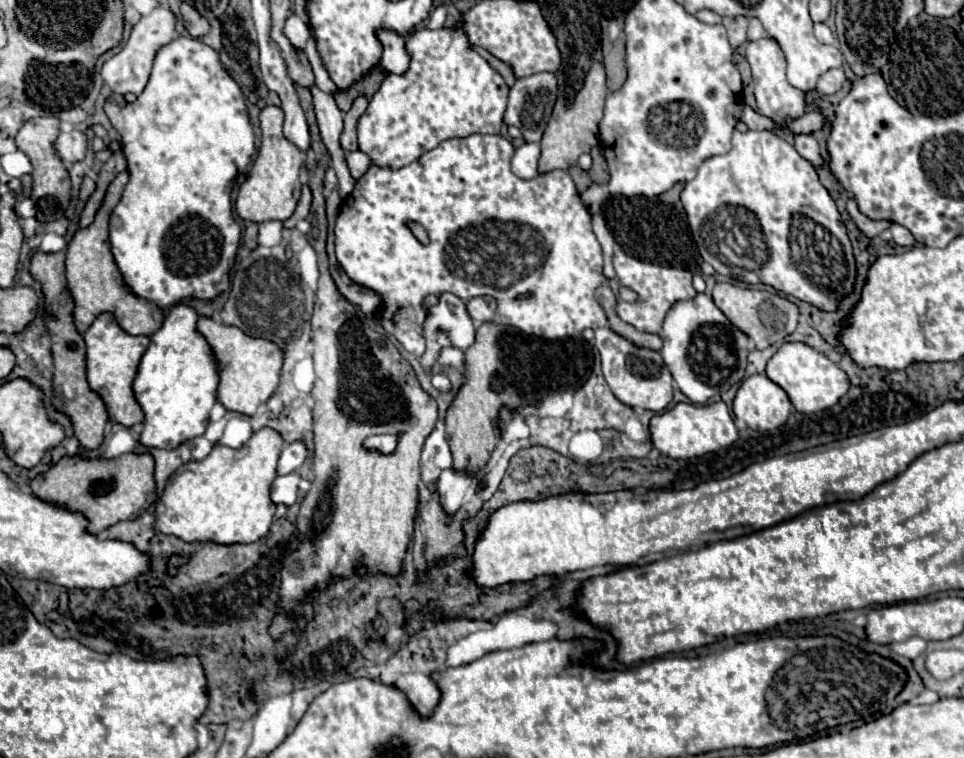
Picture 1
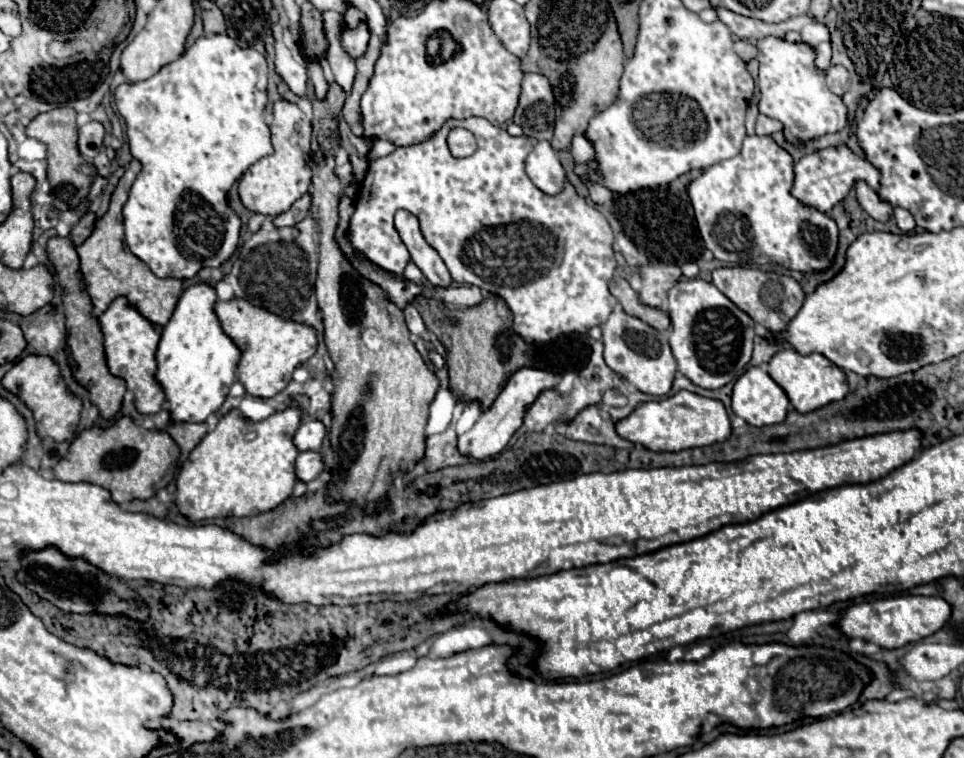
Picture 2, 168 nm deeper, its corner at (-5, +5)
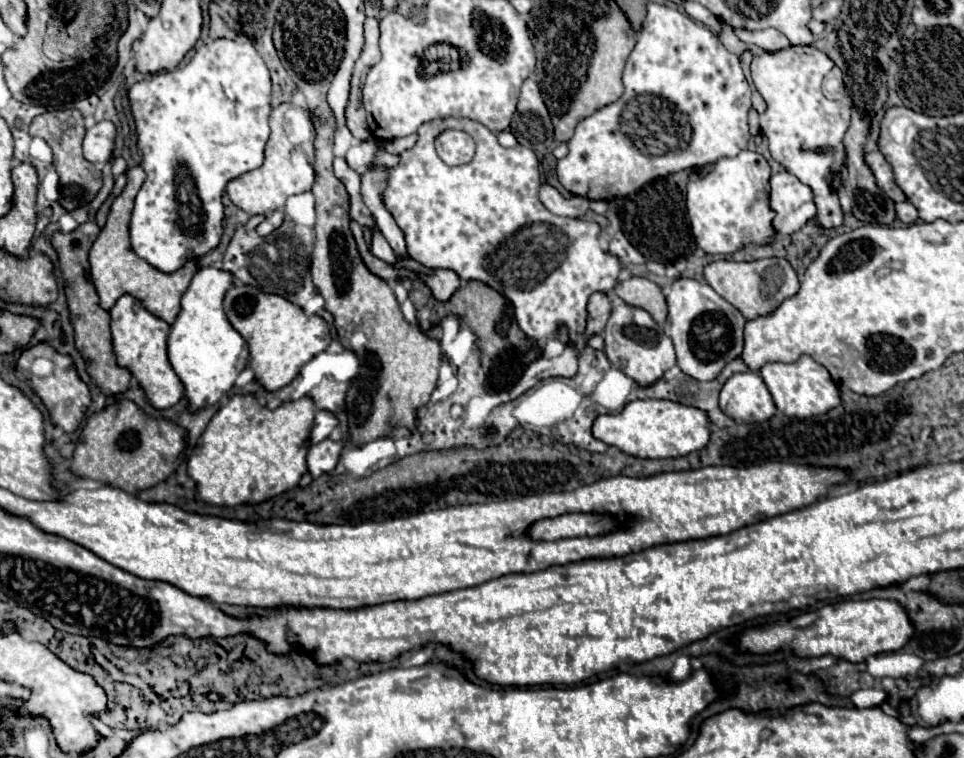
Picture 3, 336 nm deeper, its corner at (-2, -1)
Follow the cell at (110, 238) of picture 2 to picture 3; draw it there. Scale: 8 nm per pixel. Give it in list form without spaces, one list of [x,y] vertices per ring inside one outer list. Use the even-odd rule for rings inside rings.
[[[133,166],[127,170],[127,186],[113,200],[109,216],[107,216],[107,224],[91,246],[91,252],[89,252],[91,270],[89,270],[89,274],[91,274],[91,280],[97,288],[99,306],[103,306],[103,310],[111,310],[111,306],[117,302],[119,296],[131,294],[133,298],[137,298],[141,302],[141,306],[147,312],[155,314],[157,318],[165,320],[167,324],[173,324],[175,316],[179,314],[179,300],[181,300],[183,292],[189,288],[193,274],[197,272],[197,260],[187,262],[183,268],[179,268],[173,274],[163,274],[163,272],[155,270],[153,266],[149,266],[145,260],[135,256],[135,252],[129,246],[127,226],[129,226],[129,216],[133,210],[133,200],[139,192],[143,180],[145,180],[145,172],[141,166]]]

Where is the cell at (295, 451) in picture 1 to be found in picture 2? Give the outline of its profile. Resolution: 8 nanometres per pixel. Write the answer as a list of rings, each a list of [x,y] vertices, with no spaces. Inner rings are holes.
[[[306,420],[306,422],[302,422],[300,430],[296,432],[294,444],[300,452],[320,450],[324,436],[326,436],[326,426],[320,420]]]

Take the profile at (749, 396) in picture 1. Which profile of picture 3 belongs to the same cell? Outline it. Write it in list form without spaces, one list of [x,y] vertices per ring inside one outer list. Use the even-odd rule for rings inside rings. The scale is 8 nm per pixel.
[[[755,372],[733,374],[723,386],[719,402],[729,418],[743,424],[765,422],[777,412],[763,378]]]

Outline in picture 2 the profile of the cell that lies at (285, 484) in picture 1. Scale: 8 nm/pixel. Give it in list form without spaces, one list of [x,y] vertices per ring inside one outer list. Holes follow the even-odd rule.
[[[308,450],[308,452],[300,452],[296,458],[296,478],[310,482],[320,474],[320,468],[324,468],[324,460],[320,452]]]

